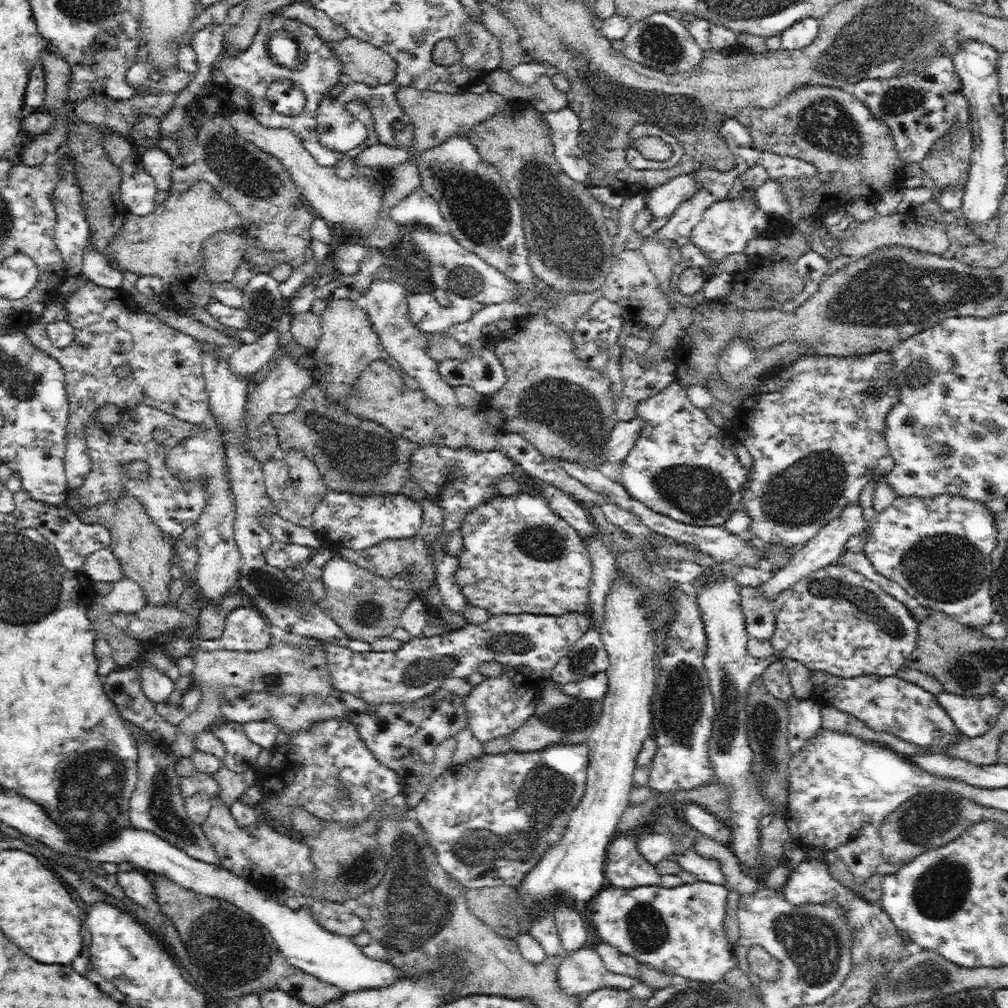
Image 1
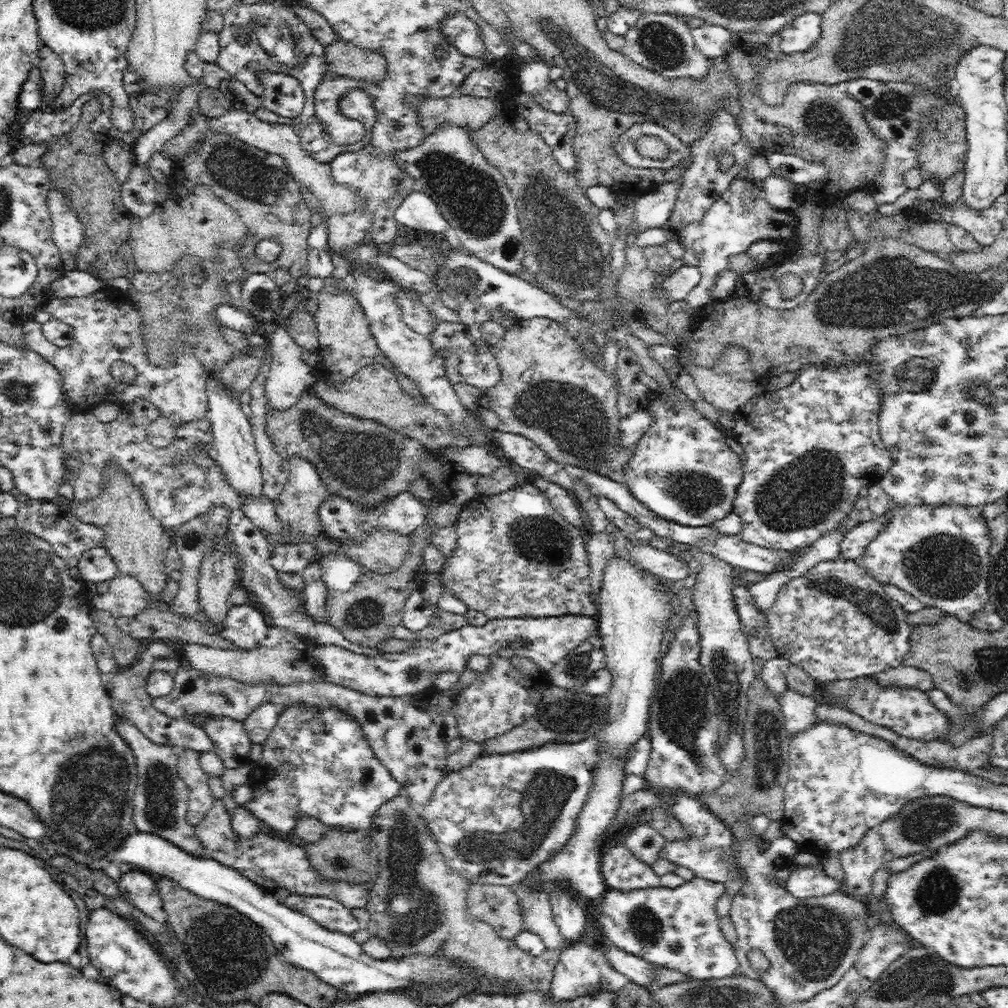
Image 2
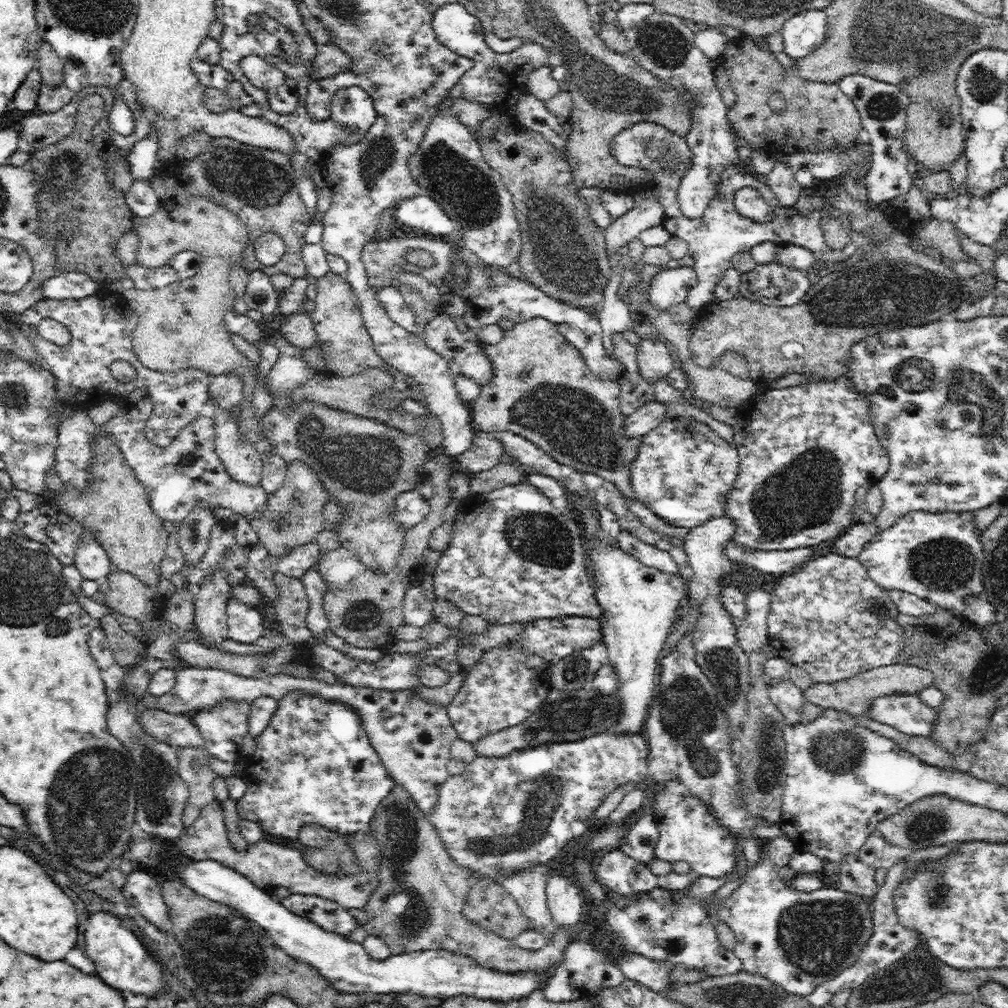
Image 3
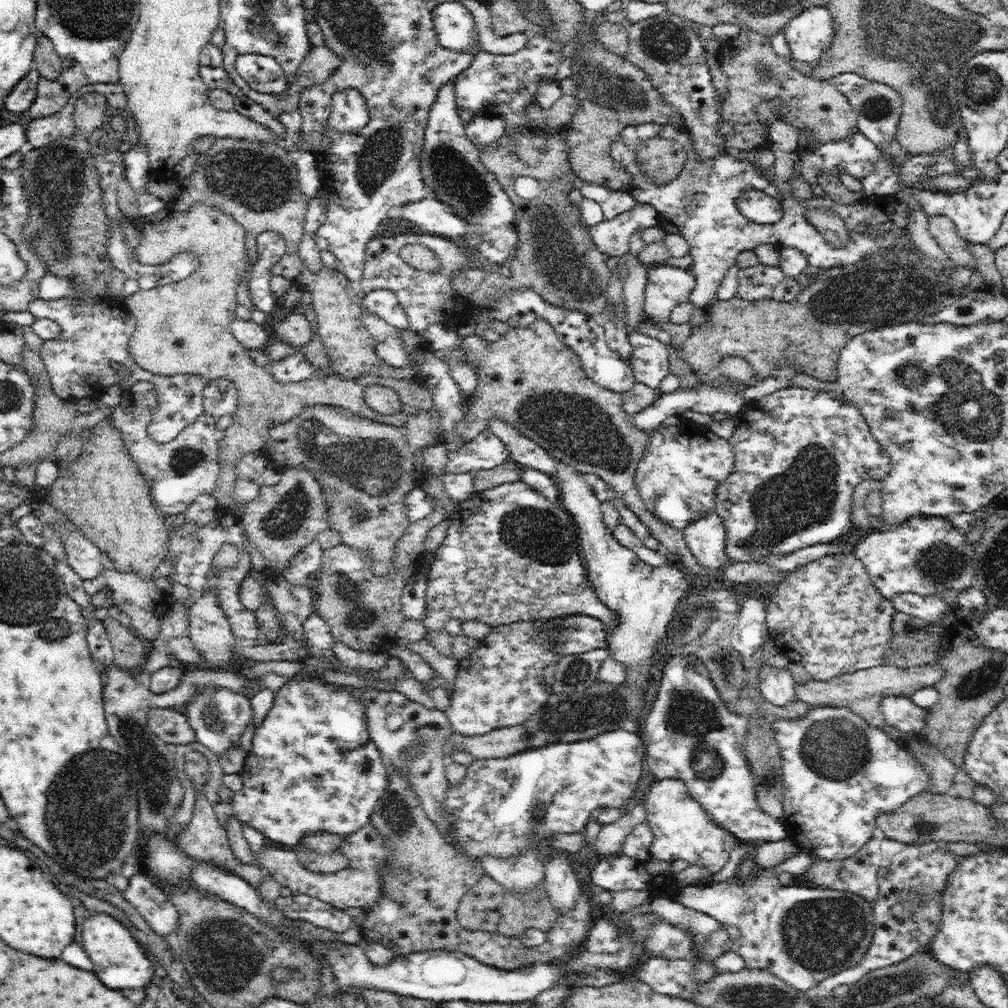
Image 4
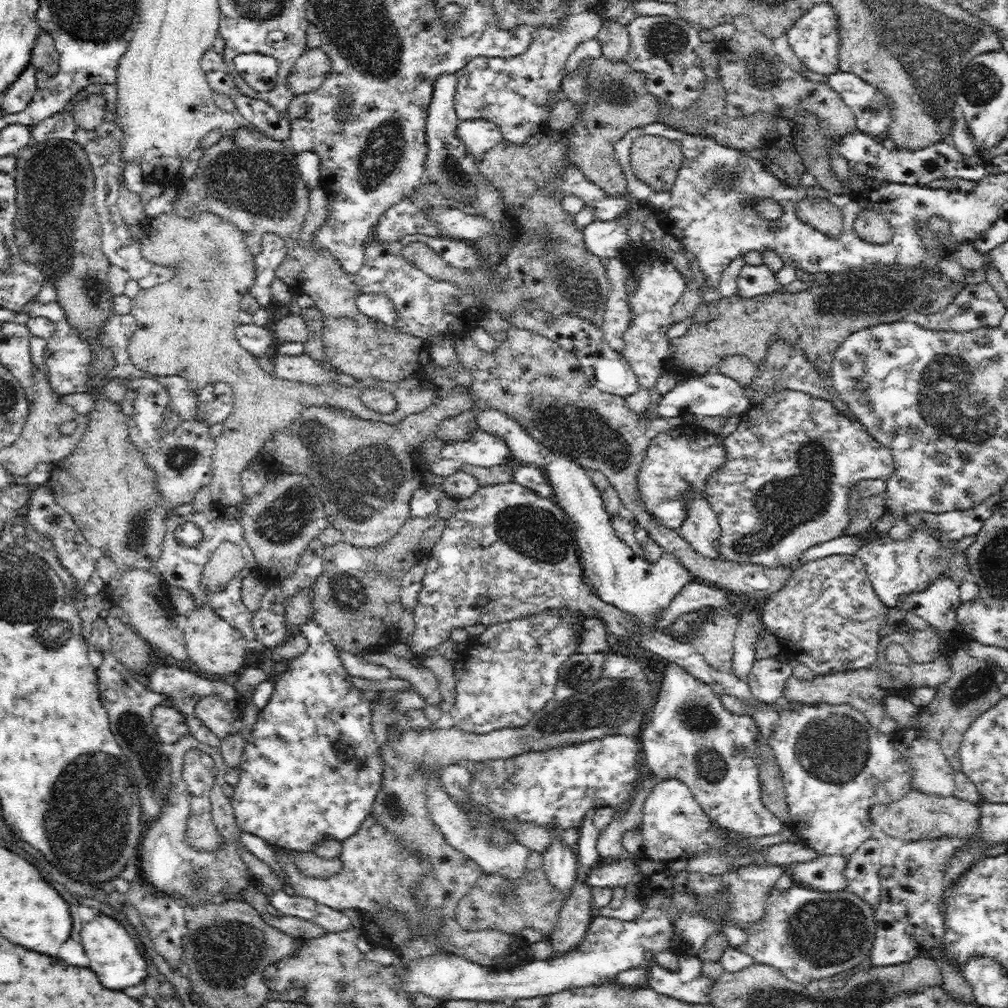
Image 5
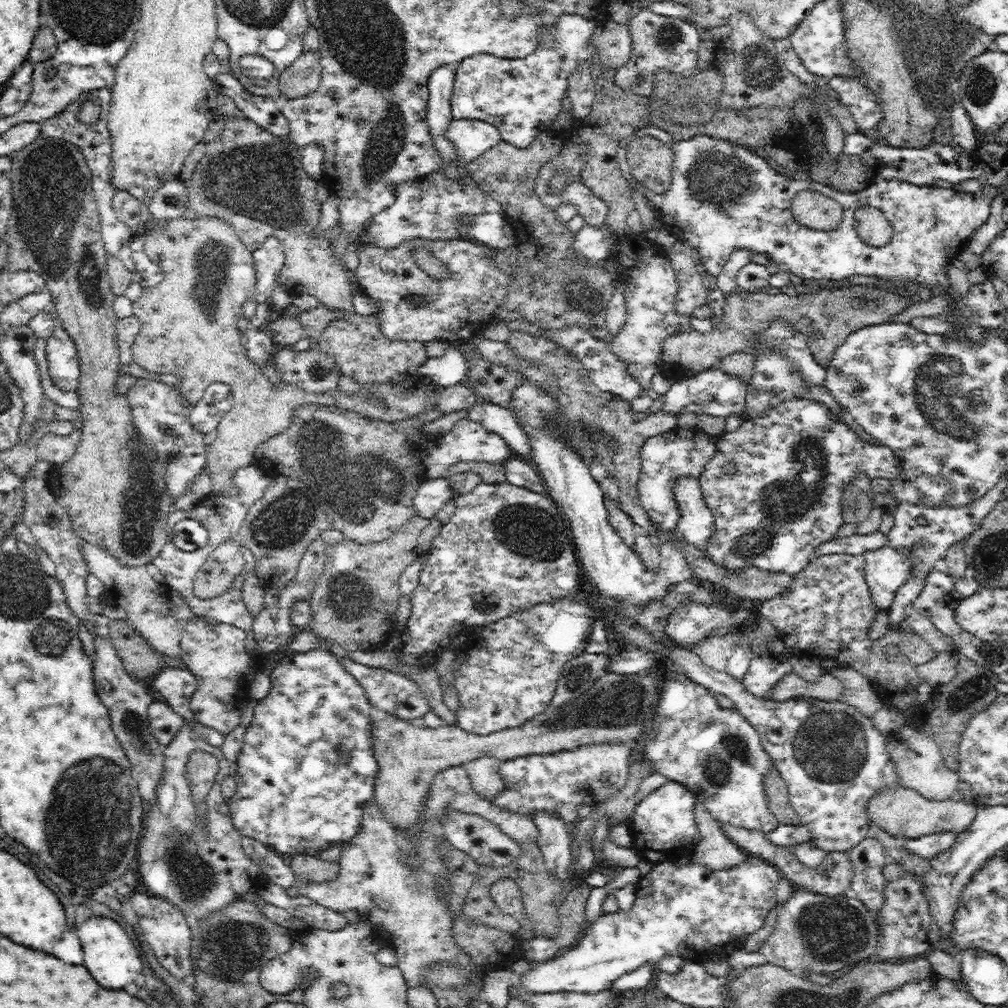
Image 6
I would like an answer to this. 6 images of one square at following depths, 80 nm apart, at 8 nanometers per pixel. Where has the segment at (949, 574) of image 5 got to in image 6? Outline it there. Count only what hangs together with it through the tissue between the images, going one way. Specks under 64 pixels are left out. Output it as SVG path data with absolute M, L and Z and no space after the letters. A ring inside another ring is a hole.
M886 544L863 553L864 577L878 610L892 606L894 594L912 576L912 557L906 549L894 549Z

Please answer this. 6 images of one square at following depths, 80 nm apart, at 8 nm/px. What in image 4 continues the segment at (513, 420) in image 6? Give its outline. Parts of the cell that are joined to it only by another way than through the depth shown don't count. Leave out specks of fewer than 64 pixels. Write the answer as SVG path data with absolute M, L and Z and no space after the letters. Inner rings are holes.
M498 417L488 419L490 429L494 435L508 447L510 456L522 467L530 467L534 470L541 470L546 475L556 476L556 468L559 461L546 452L541 446L538 446L533 440L524 436L519 430L514 429L512 425L506 425Z

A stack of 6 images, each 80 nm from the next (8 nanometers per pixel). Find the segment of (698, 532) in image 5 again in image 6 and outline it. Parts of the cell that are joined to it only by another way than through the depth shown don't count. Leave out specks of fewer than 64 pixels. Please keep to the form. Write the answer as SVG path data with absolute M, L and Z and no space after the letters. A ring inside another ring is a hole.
M681 477L674 488L674 501L680 509L676 531L699 549L706 548L714 534L714 515L704 503L698 479Z

